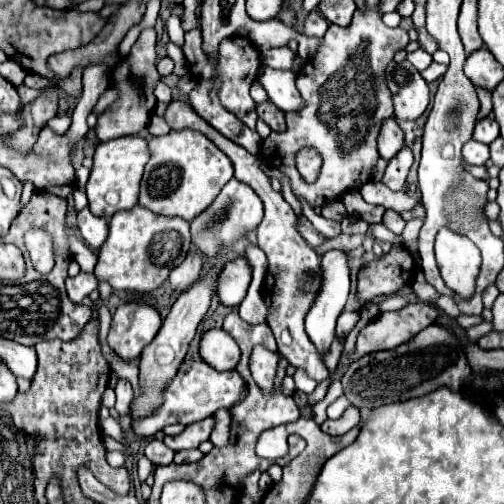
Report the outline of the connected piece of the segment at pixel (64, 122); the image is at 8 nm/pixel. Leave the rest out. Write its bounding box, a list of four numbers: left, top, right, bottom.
[48,114,72,134]

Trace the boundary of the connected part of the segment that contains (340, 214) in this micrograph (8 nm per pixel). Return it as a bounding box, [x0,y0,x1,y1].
[322,200,346,222]

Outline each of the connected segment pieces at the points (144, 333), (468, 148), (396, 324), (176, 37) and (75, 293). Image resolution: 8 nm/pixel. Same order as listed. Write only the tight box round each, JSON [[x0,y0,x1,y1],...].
[[108,302,162,360],[462,140,490,164],[354,302,438,358],[166,16,184,46],[66,272,98,304]]

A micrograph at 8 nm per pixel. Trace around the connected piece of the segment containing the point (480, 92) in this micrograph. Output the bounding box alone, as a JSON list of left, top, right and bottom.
[476,87,492,118]

